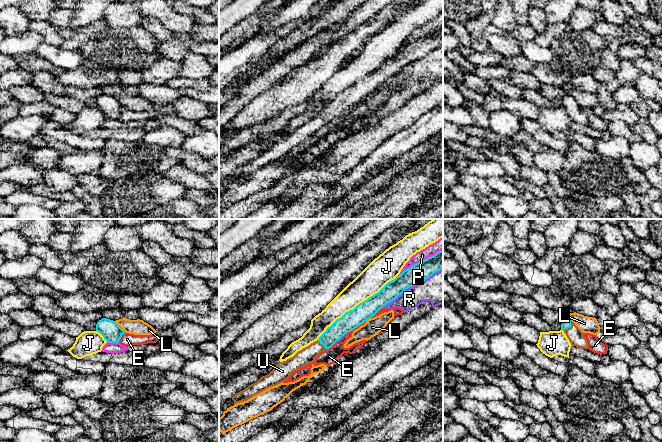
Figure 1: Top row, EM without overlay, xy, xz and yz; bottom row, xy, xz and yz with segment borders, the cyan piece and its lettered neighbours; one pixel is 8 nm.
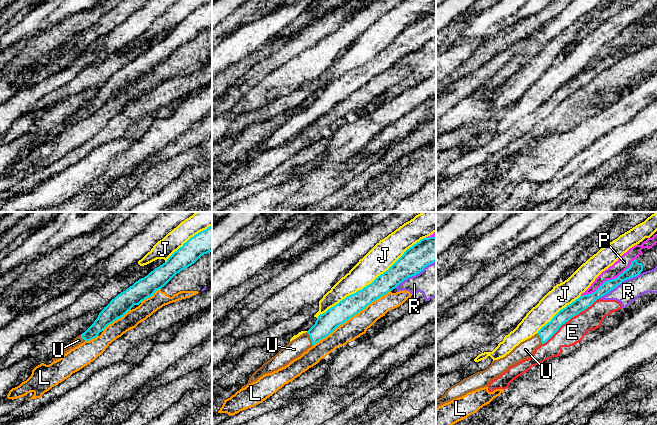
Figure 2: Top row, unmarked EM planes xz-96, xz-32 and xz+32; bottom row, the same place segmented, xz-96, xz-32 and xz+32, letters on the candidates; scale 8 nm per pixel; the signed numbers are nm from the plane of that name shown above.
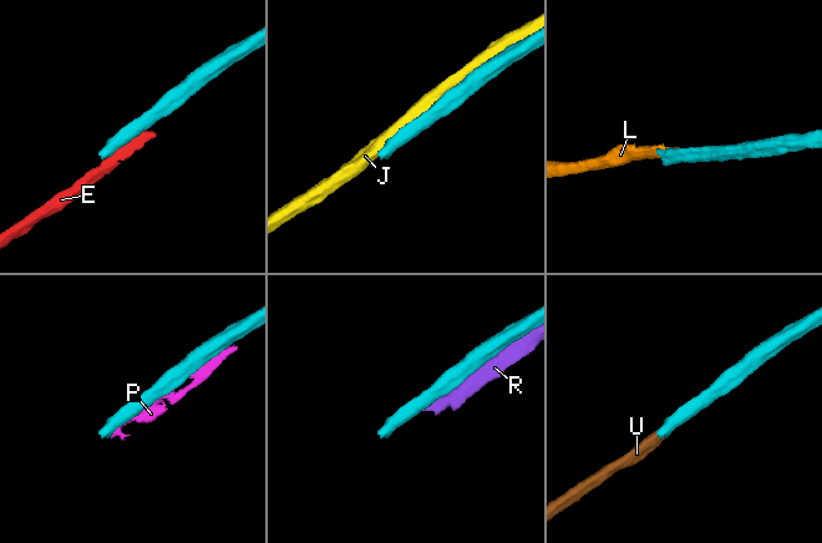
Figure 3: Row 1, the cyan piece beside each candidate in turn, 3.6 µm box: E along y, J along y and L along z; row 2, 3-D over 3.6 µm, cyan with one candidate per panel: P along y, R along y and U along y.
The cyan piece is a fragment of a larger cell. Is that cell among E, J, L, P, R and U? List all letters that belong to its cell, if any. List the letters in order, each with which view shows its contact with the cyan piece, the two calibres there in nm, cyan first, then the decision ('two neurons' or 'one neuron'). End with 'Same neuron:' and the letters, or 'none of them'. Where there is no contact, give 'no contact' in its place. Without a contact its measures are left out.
E: xz | 150/120 nm | two neurons
J: xz | 150/220 nm | two neurons
L: xy | 160/130 nm | two neurons
P: xz | 160/100 nm | two neurons
R: xz | 160/260 nm | two neurons
U: yz | 70/120 nm | one neuron
Same neuron: U

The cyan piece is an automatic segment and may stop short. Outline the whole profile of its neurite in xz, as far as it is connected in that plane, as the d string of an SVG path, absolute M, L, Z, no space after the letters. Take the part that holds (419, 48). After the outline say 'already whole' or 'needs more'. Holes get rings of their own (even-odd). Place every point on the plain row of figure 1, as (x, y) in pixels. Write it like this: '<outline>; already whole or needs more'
M443 26L404 46L394 56L388 58L378 69L337 95L317 117L298 127L286 137L279 138L269 150L262 152L257 158L236 169L232 173L234 181L247 177L266 165L286 157L293 148L308 140L313 140L321 128L331 124L345 110L373 93L380 85L395 76L406 65L424 58L442 45Z; needs more

